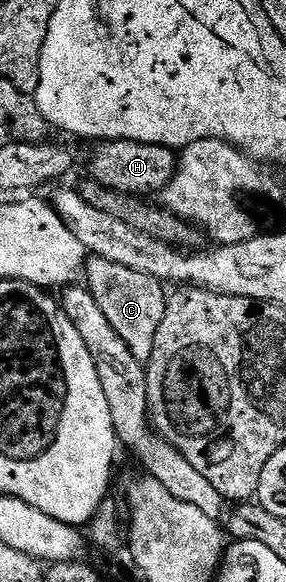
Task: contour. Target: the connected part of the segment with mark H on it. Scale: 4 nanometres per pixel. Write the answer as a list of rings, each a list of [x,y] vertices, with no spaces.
[[[104,139],[92,153],[92,162],[88,169],[91,180],[97,181],[110,191],[122,191],[126,195],[144,197],[158,195],[174,179],[178,153],[165,145],[142,143],[141,141],[126,141],[123,139]]]

